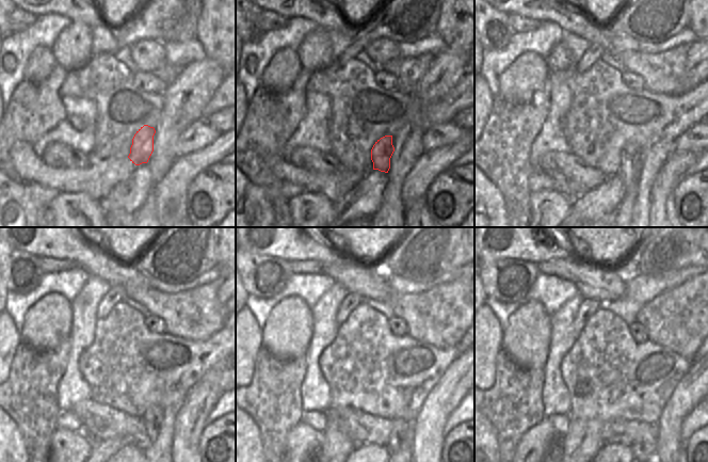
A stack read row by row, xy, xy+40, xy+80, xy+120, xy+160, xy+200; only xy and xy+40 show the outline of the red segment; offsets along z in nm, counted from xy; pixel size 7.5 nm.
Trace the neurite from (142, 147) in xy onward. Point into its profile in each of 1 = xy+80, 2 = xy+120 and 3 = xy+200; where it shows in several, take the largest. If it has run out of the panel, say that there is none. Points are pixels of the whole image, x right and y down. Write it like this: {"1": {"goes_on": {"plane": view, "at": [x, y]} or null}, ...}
{"1": {"goes_on": {"plane": "xy+80", "at": [629, 172]}}, "2": {"goes_on": {"plane": "xy+120", "at": [153, 417]}}, "3": {"goes_on": {"plane": "xy+200", "at": [636, 444]}}}

